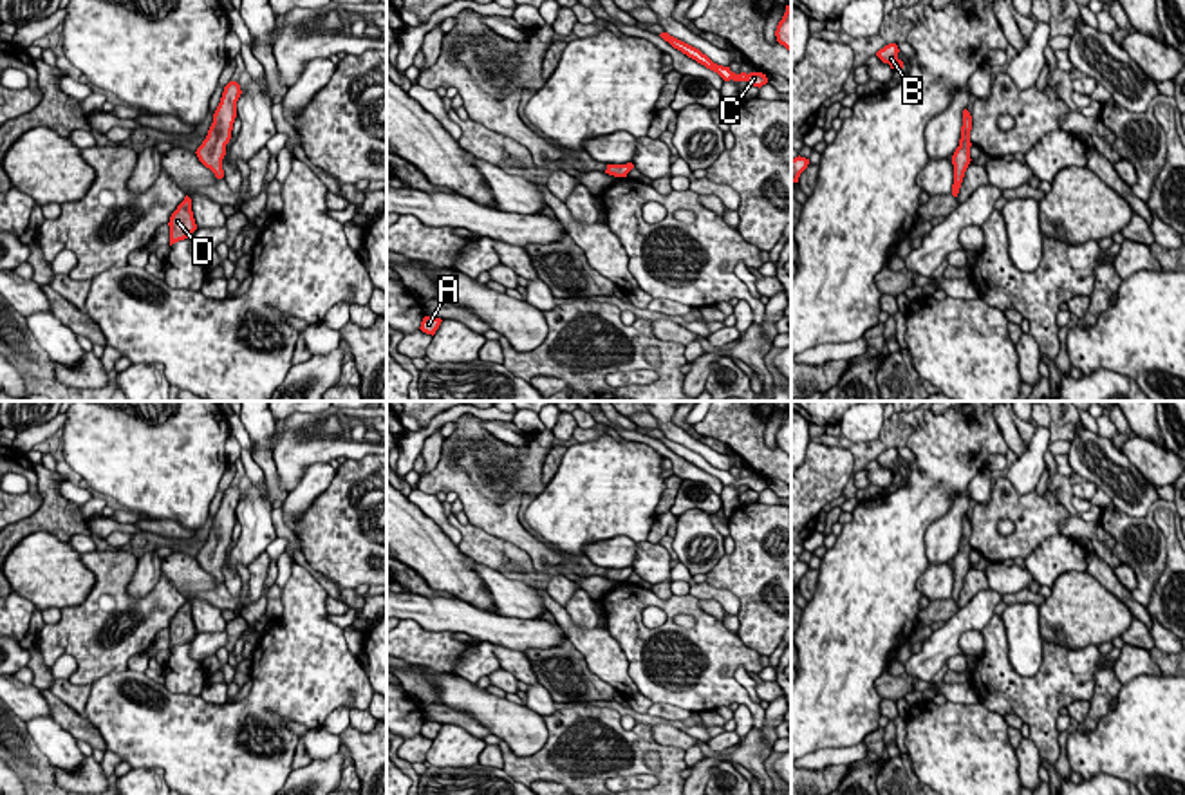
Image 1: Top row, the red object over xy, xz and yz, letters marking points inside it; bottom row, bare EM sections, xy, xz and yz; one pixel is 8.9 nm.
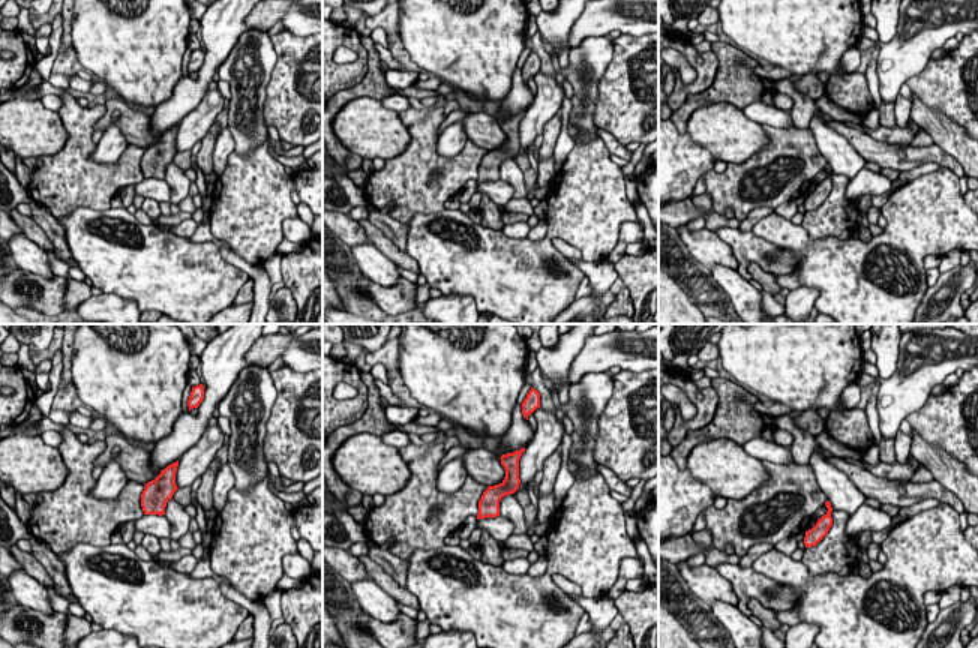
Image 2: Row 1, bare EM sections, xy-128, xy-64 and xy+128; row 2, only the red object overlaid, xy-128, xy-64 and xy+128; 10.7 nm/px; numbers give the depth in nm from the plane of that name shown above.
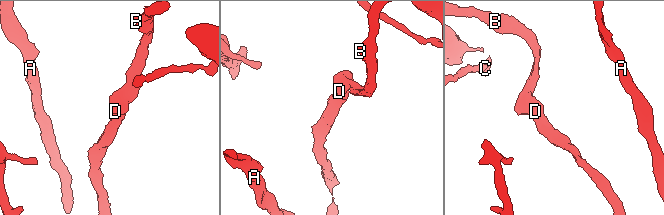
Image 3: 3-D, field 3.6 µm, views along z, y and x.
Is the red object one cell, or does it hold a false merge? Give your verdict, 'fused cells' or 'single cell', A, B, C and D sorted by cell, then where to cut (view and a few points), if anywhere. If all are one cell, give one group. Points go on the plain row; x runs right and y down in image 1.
fused cells | A D / B C | xy (206, 541), (224, 550)

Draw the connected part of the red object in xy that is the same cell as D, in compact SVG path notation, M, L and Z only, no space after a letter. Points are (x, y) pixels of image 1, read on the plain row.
M188 600L172 618L168 631L170 631L170 650L188 643L197 634L191 616L191 603Z

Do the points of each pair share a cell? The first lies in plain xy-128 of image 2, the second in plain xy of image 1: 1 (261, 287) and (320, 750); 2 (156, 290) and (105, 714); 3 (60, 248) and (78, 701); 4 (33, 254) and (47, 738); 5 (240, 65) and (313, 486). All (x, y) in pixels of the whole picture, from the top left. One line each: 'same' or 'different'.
1: same
2: same
3: same
4: same
5: same

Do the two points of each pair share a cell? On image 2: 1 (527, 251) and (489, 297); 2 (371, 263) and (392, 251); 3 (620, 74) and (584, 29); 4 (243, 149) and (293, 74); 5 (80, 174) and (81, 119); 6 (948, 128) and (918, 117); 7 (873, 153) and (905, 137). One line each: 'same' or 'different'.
1: same
2: different
3: different
4: different
5: same
6: same
7: different

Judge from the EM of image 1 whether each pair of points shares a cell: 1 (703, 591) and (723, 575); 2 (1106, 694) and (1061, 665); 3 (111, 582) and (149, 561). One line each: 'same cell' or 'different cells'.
1: different cells
2: different cells
3: different cells

